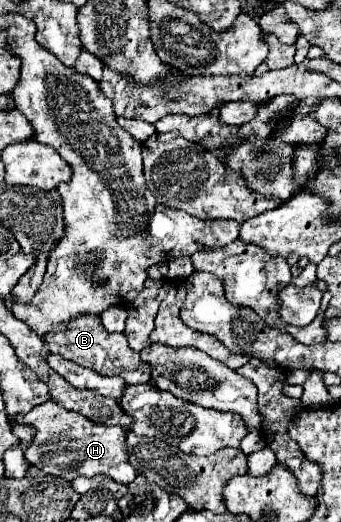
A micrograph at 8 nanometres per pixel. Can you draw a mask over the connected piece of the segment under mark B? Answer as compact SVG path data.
M83 316L69 322L67 326L57 326L47 334L45 342L49 344L49 352L59 354L79 366L91 368L103 376L119 376L127 384L147 384L151 380L151 366L141 362L139 352L129 348L123 334L105 332L99 316Z

